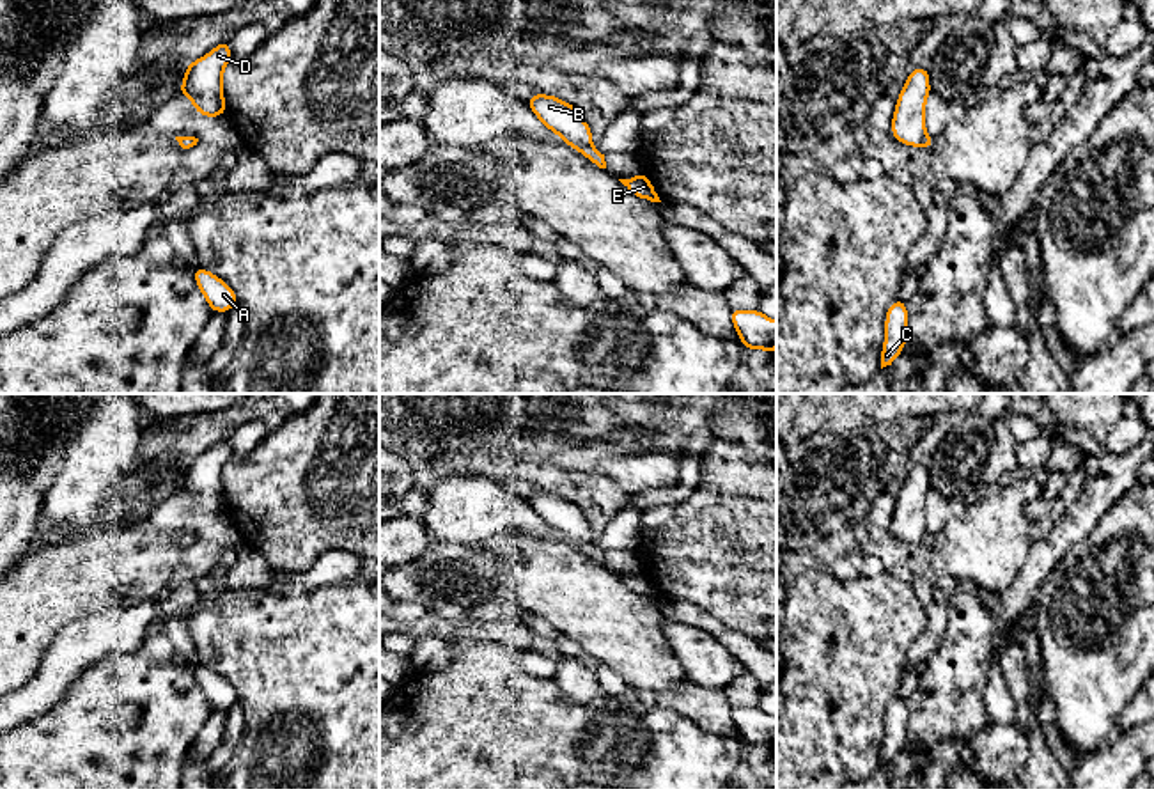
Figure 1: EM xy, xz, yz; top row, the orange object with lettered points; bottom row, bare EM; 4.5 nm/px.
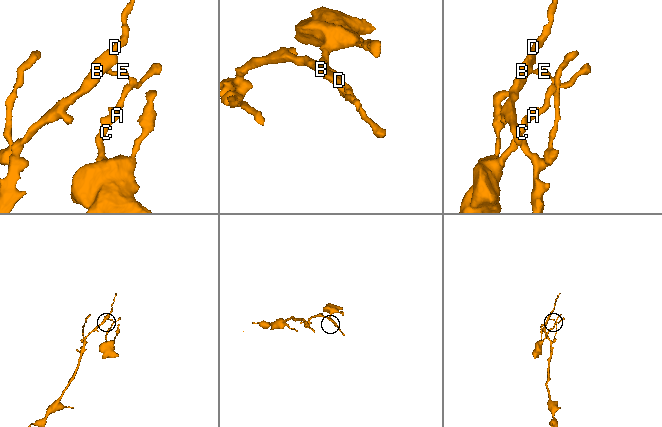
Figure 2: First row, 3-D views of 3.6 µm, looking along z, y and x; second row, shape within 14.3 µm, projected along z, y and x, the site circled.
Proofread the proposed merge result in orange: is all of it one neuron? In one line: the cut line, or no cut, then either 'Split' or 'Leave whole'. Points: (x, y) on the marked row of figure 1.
Split along xz (591, 144), (578, 149). Split

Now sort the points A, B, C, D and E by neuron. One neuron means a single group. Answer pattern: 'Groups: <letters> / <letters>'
Groups: A C E / B D

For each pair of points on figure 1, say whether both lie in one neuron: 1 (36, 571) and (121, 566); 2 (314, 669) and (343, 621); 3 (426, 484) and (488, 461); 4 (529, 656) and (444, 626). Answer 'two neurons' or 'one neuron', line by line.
1: one neuron
2: one neuron
3: one neuron
4: two neurons

